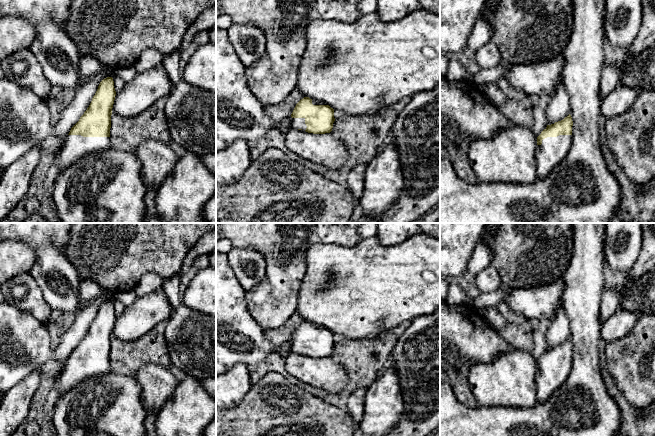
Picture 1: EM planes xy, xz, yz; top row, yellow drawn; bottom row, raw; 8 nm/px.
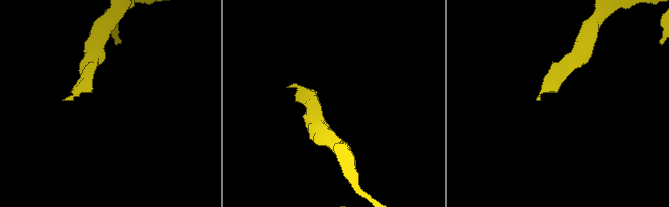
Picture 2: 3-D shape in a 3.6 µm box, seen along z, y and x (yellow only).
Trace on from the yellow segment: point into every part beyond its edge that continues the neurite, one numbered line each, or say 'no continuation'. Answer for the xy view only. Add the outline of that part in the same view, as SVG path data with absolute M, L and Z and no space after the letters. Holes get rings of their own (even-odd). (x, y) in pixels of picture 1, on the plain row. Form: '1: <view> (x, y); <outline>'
1: xy (74, 371); M67 359L58 374L56 385L58 397L73 389L76 385L91 377L98 377L110 373L110 361L83 361L81 359Z

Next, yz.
1: yz (553, 374); M572 359L547 361L537 369L535 378L536 403L547 401L551 395L566 381L572 369Z

